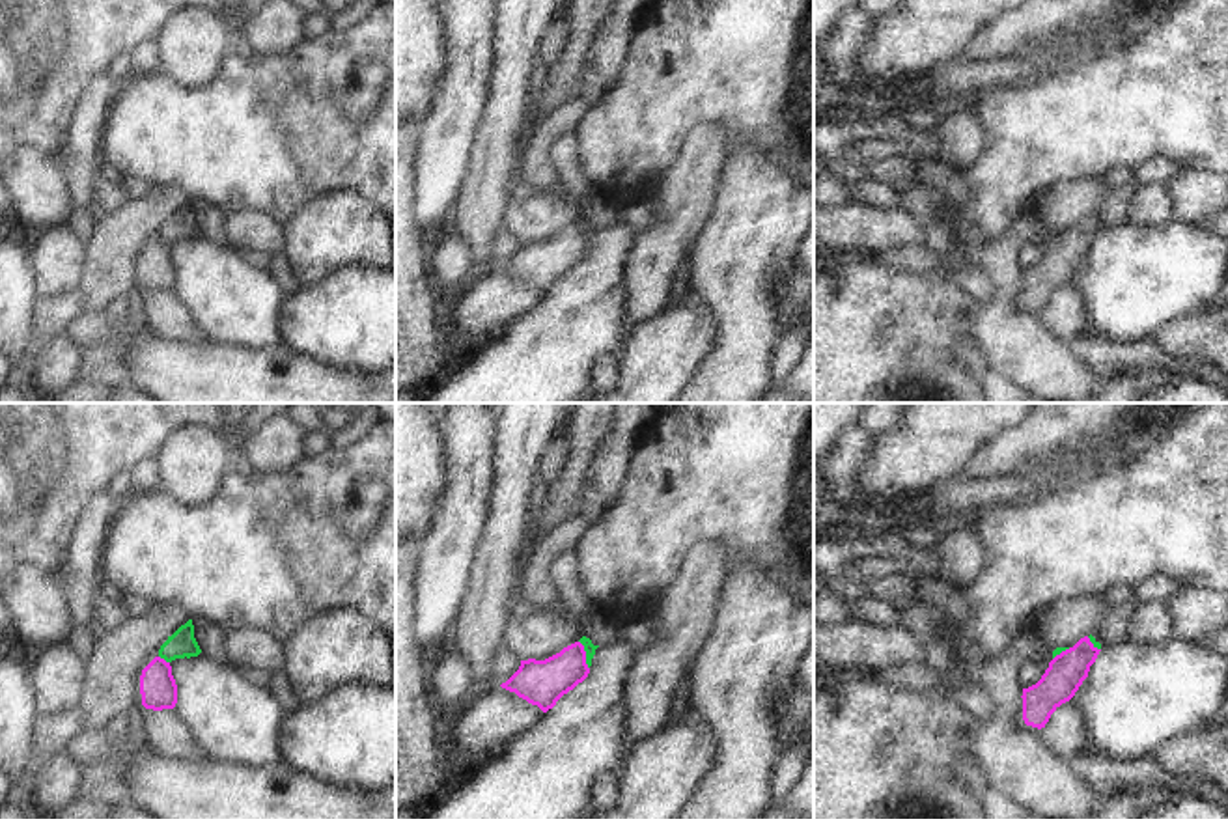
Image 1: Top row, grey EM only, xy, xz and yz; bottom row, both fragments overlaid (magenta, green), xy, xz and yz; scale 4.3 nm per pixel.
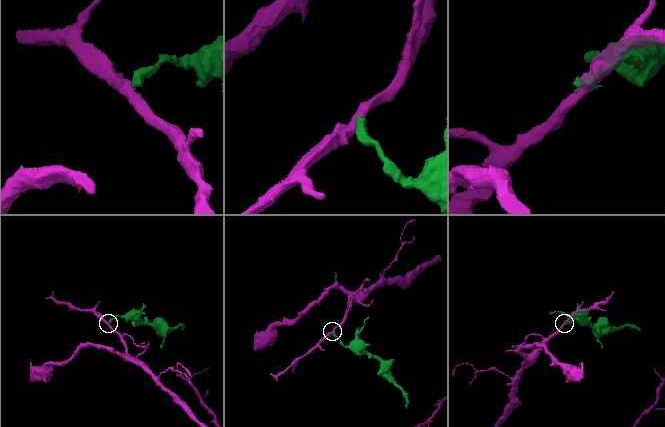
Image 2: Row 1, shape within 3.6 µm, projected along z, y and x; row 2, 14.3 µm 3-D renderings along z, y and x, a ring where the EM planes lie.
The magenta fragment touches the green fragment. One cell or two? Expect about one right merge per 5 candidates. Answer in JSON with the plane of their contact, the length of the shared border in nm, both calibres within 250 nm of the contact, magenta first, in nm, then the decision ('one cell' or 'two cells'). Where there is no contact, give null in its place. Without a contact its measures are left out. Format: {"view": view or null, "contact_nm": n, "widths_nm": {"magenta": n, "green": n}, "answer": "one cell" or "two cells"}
{"view": "xz", "contact_nm": 130, "widths_nm": {"magenta": 200, "green": 50}, "answer": "two cells"}

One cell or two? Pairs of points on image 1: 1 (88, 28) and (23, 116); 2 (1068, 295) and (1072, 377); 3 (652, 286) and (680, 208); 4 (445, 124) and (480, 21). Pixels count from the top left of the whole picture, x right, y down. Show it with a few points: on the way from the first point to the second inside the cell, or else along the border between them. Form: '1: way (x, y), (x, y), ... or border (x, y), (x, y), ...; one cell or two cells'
1: way (66, 51), (49, 68), (47, 86), (41, 94); one cell
2: border (1040, 312), (1046, 325), (1068, 342); two cells
3: way (652, 267), (676, 226); one cell
4: way (463, 97), (473, 47); one cell

